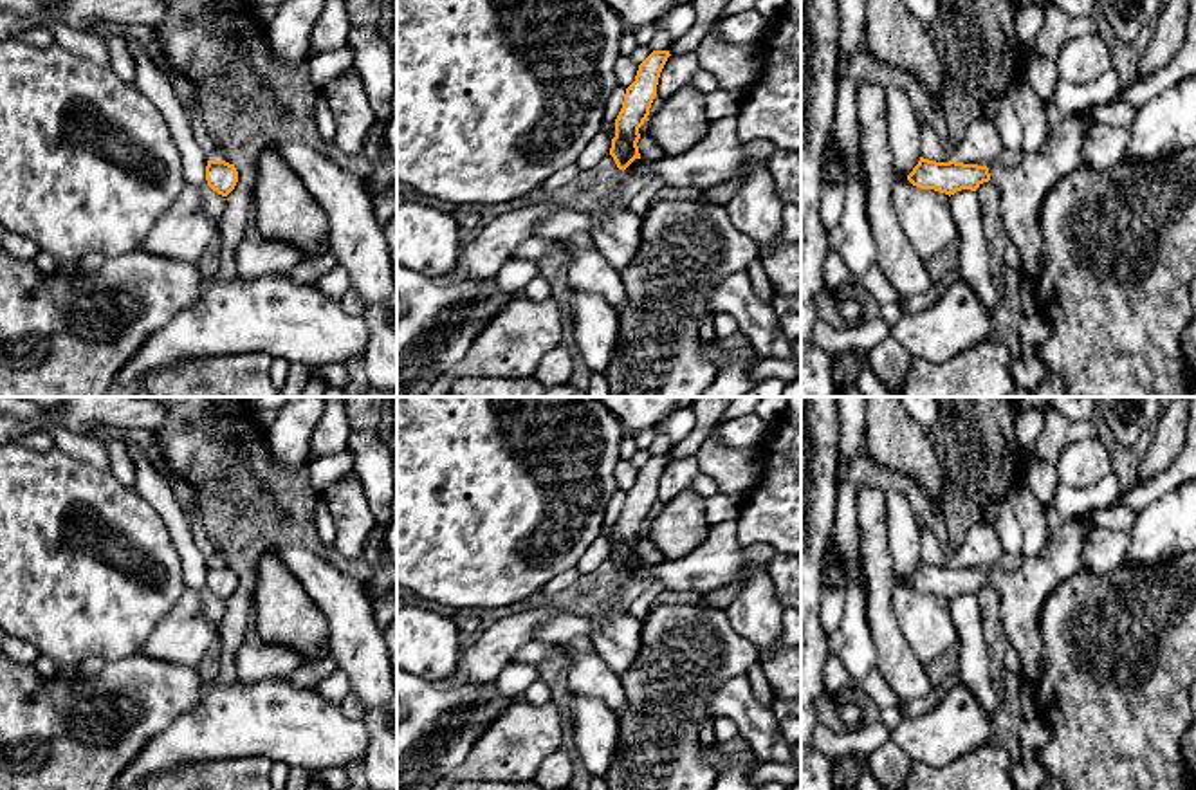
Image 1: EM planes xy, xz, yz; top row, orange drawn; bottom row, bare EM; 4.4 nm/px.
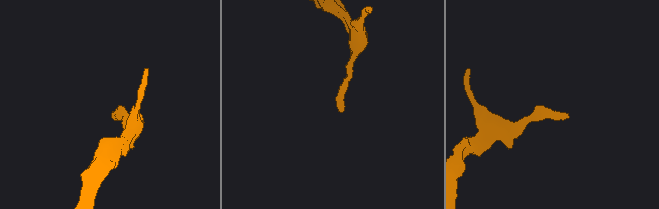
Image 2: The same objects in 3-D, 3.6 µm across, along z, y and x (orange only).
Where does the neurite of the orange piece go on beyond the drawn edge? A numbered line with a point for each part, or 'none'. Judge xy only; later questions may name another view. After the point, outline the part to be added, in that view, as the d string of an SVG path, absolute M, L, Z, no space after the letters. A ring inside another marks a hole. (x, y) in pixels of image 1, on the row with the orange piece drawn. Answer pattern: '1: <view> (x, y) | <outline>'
none

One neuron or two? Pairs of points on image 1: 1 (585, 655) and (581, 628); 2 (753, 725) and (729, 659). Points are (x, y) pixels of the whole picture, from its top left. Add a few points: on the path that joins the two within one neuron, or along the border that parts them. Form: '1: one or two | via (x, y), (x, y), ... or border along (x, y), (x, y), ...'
1: two | border along (585, 643), (578, 646)
2: two | border along (744, 673), (718, 688), (709, 700), (711, 713)

